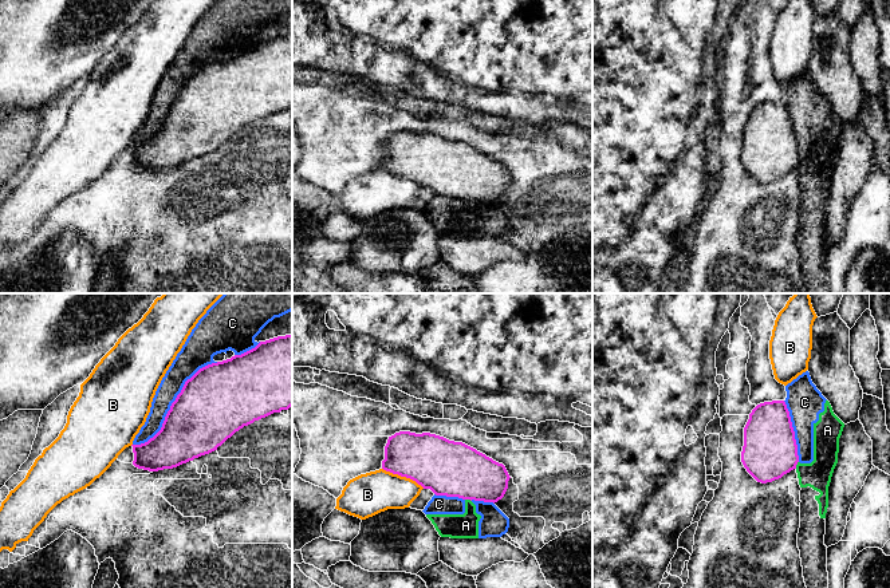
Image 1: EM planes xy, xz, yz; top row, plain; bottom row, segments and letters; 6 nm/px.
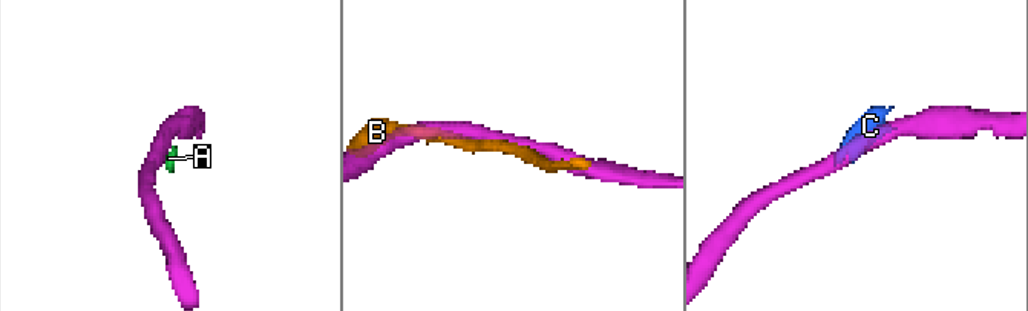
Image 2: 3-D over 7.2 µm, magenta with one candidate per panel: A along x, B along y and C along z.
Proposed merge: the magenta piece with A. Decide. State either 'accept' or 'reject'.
reject

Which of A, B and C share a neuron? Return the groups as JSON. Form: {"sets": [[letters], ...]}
{"sets": [["A", "C"], ["B"]]}

